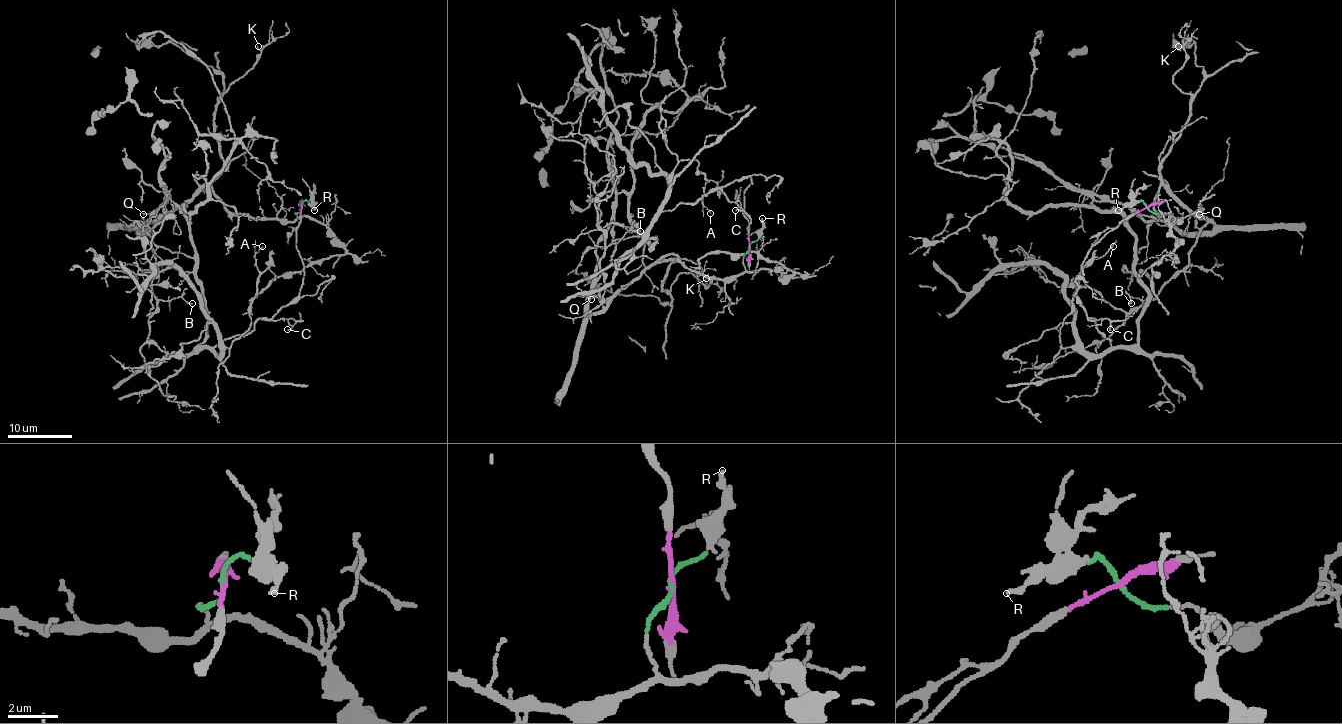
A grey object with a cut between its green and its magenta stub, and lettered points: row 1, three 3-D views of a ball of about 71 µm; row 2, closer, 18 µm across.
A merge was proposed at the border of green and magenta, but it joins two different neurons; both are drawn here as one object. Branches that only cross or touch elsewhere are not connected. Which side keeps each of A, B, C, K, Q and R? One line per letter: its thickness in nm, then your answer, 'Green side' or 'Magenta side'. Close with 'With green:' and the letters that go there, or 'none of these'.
A: Thickness 80 nm. Magenta side
B: Thickness 100 nm. Green side
C: Thickness 90 nm. Magenta side
K: Thickness 80 nm. Green side
Q: Thickness 90 nm. Green side
R: Thickness 190 nm. Green side
With green: B, K, Q, R

